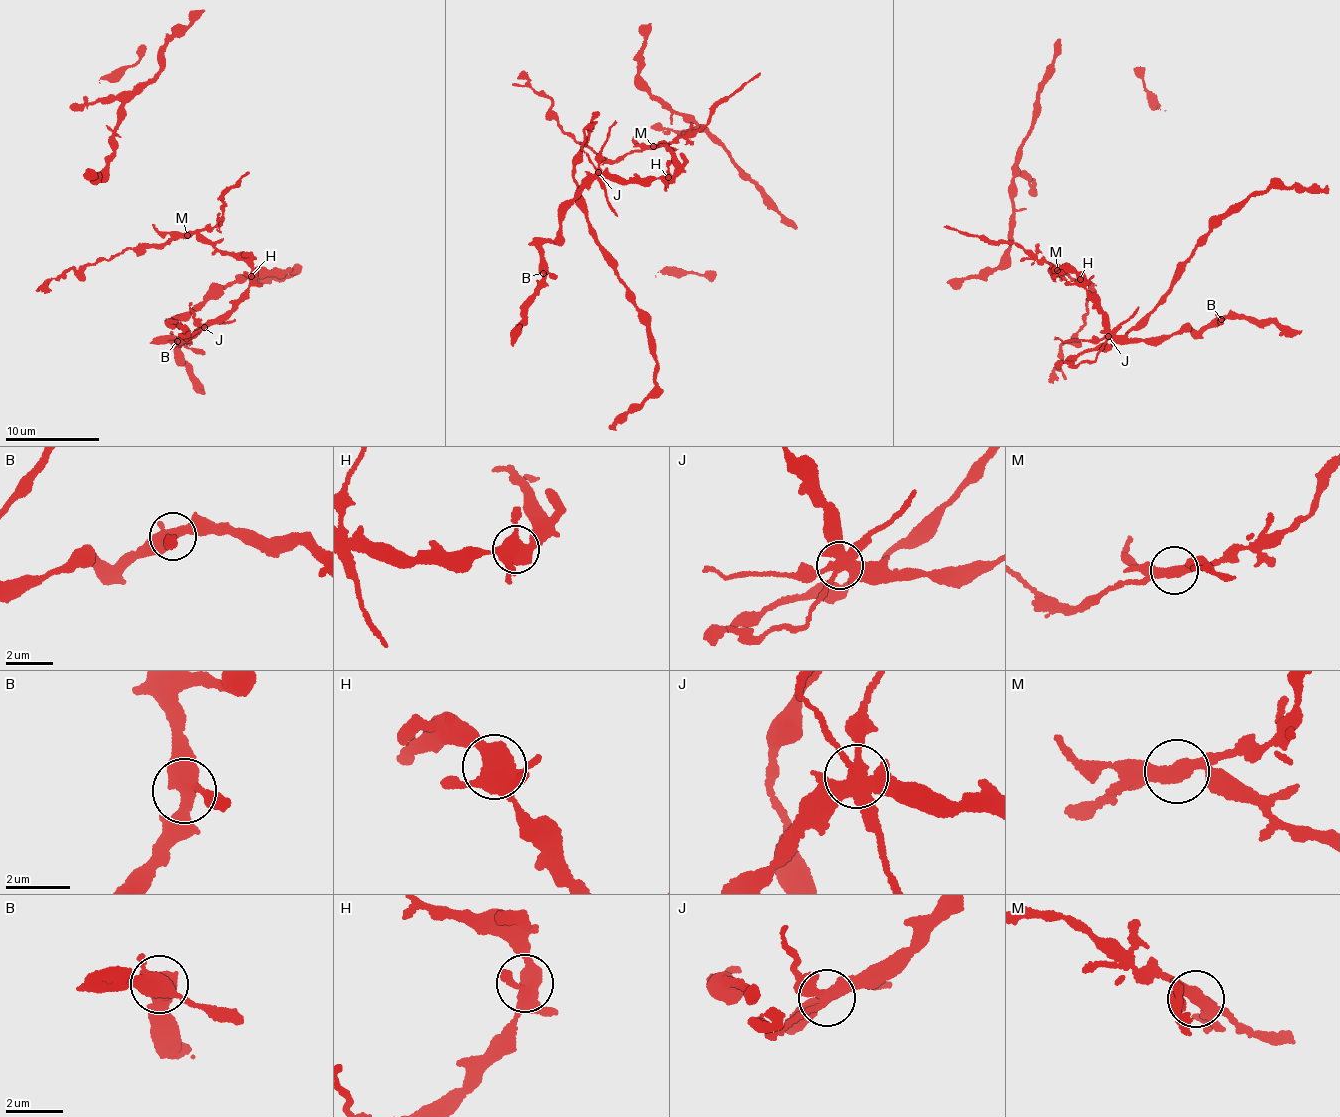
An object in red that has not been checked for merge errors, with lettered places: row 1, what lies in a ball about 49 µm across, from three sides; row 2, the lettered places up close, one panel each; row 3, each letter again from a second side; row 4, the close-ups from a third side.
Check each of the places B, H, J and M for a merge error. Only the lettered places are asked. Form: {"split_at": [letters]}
{"split_at": ["J", "M"]}

